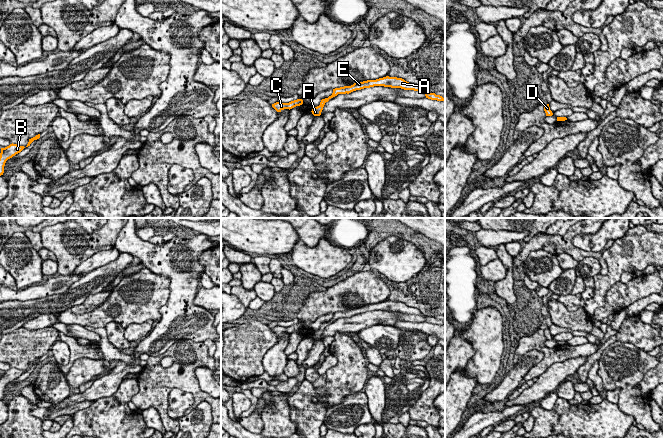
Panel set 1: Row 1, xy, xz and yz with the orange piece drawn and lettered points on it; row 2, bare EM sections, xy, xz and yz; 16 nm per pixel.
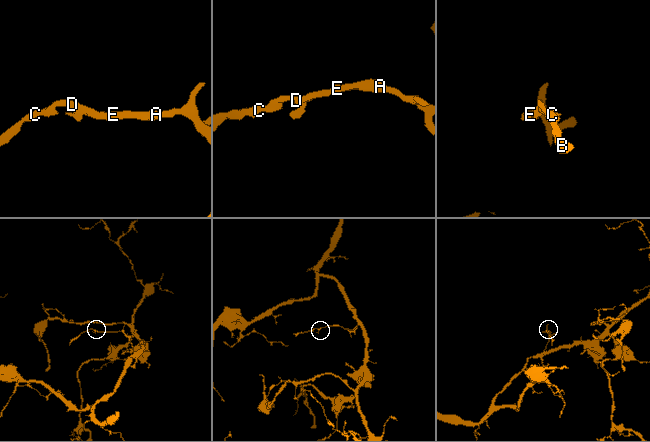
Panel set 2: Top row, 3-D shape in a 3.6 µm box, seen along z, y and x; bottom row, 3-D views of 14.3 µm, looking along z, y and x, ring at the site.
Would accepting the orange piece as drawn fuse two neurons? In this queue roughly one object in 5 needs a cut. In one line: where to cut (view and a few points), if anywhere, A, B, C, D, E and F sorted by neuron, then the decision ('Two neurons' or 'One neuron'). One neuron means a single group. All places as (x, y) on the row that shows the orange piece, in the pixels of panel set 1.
No split. Groups: A B C D E F. One neuron

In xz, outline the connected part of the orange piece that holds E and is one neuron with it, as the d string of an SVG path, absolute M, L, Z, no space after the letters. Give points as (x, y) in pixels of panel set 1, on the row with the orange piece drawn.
M386 76L383 78L376 79L376 80L355 82L351 86L344 86L344 87L340 87L340 88L335 88L335 89L333 89L332 95L329 96L328 98L322 99L320 102L320 105L317 107L314 107L311 112L314 116L320 116L325 103L328 102L331 98L337 96L338 94L346 94L346 93L349 94L349 93L356 91L356 90L361 90L364 88L370 88L370 87L374 87L374 86L401 88L404 90L414 90L414 91L424 92L421 89L421 87L417 84L409 83L402 78Z

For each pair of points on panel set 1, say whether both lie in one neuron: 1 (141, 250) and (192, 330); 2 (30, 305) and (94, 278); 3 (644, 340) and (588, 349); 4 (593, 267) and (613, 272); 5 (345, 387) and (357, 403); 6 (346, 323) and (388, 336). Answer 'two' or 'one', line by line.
1: one
2: one
3: two
4: two
5: two
6: two

